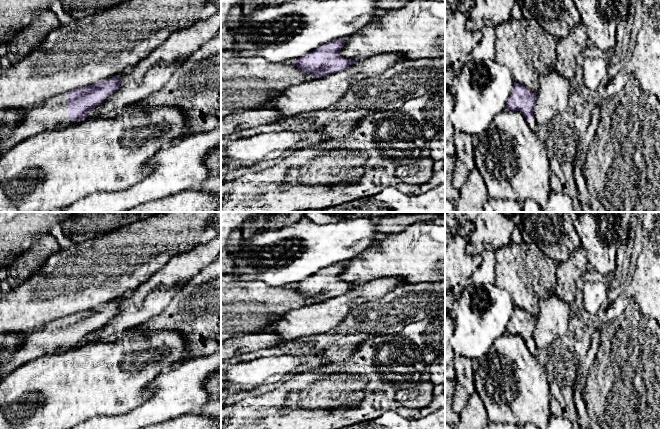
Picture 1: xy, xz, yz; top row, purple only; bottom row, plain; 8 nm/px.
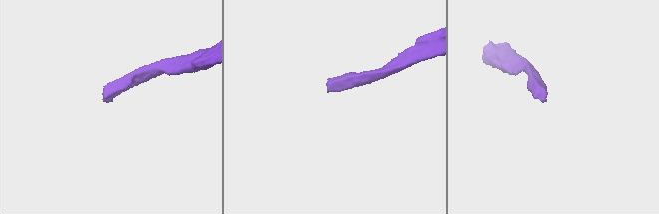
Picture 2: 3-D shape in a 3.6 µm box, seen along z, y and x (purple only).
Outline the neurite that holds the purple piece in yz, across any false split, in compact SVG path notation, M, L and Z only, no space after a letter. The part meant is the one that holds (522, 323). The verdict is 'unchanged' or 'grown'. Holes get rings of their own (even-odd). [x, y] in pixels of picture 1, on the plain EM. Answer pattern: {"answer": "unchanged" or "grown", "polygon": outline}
{"answer": "grown", "polygon": "M514 306L513 314L507 324L507 333L520 335L533 355L537 355L538 348L535 345L533 332L535 329L535 317L525 310Z"}

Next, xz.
{"answer": "unchanged", "polygon": "M342 263L326 267L313 276L296 283L293 289L314 302L342 295L357 285L340 280L344 268L345 265Z"}

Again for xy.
{"answer": "grown", "polygon": "M120 299L53 320L28 333L19 350L0 365L0 379L23 364L65 349L74 349L120 310Z"}

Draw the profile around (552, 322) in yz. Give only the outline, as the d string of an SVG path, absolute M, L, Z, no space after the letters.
M555 293L543 299L539 304L539 313L535 317L535 329L533 338L538 349L547 348L554 340L566 334L570 324L570 307Z

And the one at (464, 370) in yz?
M455 355L455 371L455 389L452 404L454 411L459 414L466 406L470 395L476 391L474 386L473 361L466 357Z

